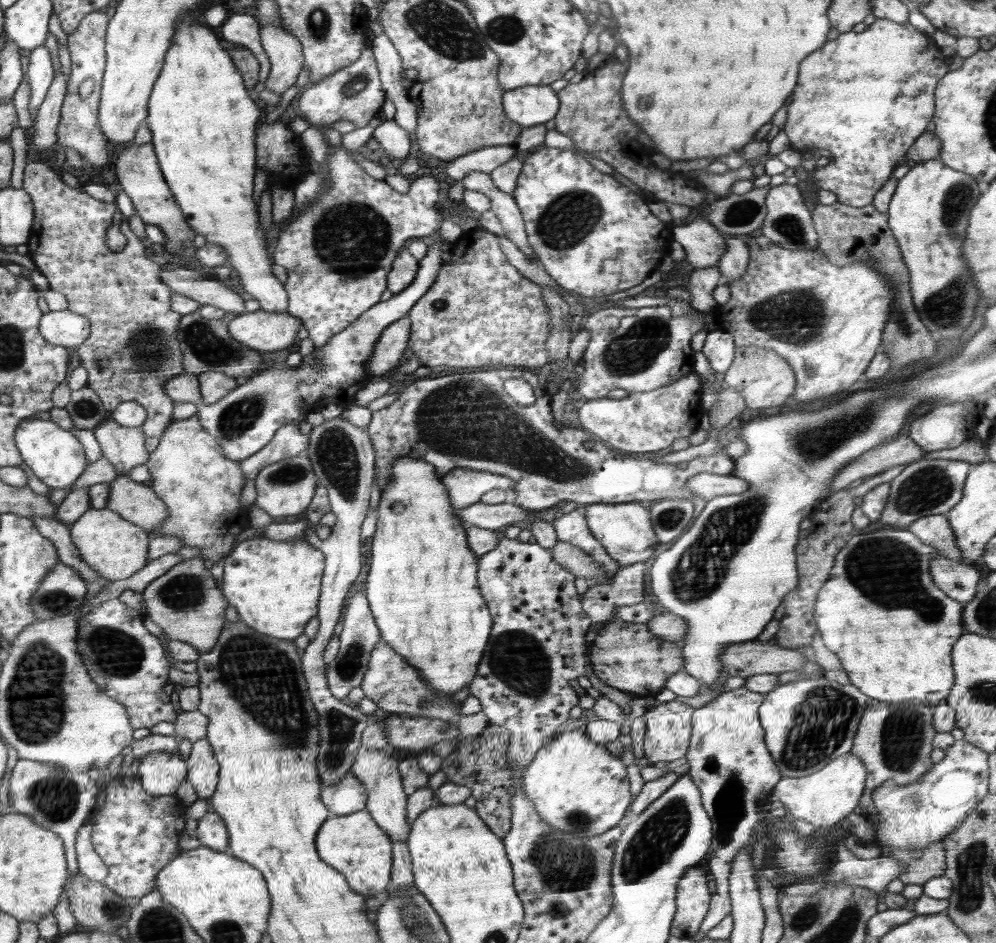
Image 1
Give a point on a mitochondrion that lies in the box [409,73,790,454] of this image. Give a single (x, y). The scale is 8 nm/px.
(568, 220)

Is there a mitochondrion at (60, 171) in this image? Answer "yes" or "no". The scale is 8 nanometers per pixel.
no

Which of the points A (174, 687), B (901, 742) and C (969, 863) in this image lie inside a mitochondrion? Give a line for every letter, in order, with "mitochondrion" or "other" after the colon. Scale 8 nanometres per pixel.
A: other
B: mitochondrion
C: mitochondrion

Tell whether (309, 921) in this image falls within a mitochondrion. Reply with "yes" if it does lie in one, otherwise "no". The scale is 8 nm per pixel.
no

